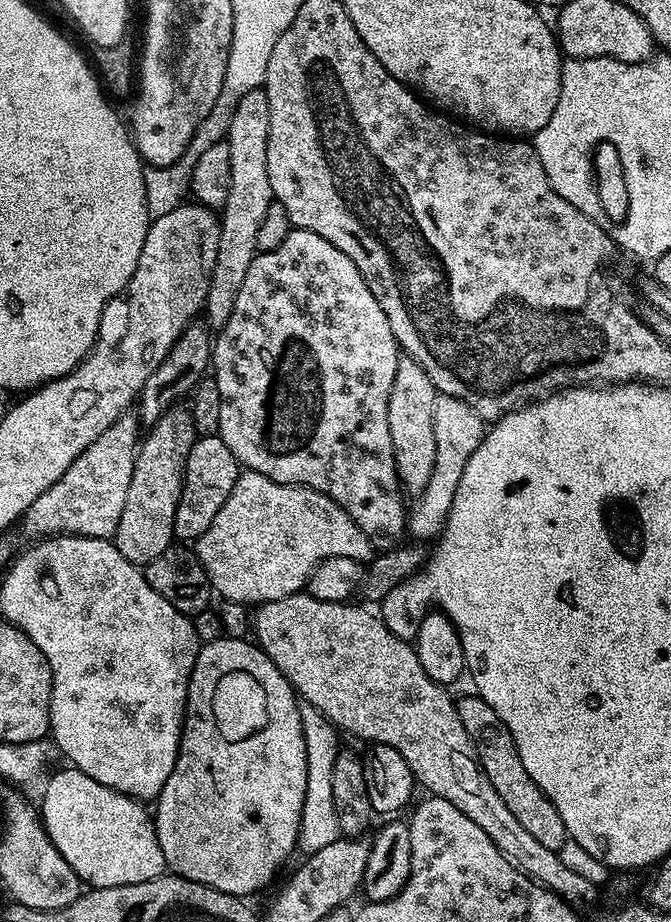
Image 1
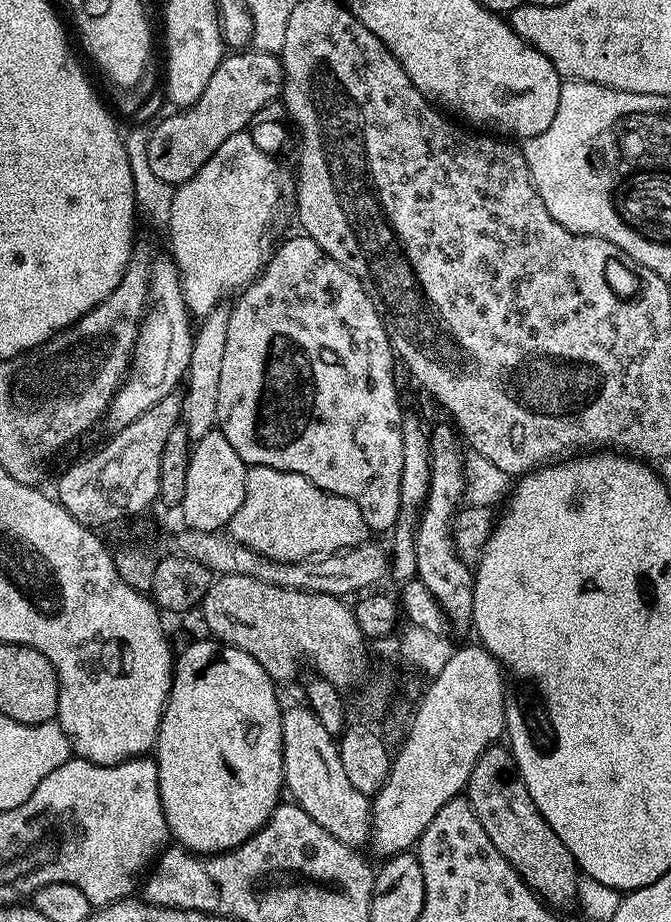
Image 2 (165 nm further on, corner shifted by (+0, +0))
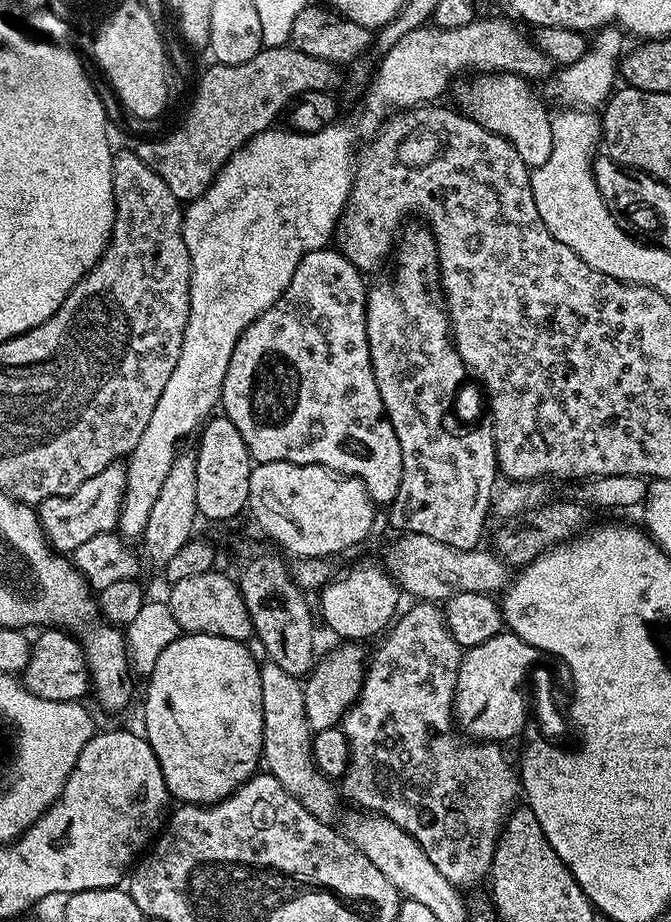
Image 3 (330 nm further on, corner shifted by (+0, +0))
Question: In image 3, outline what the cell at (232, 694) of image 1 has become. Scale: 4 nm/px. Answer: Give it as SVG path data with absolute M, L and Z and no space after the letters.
M181 634L176 641L170 643L166 650L158 656L153 672L146 678L148 693L144 696L144 728L143 735L149 746L154 750L158 758L158 766L162 766L162 778L166 778L168 795L173 801L180 804L216 804L219 800L225 800L236 788L241 788L247 780L257 775L261 767L264 747L262 746L262 682L260 681L260 664L252 657L247 643L230 638L218 638L210 634Z

